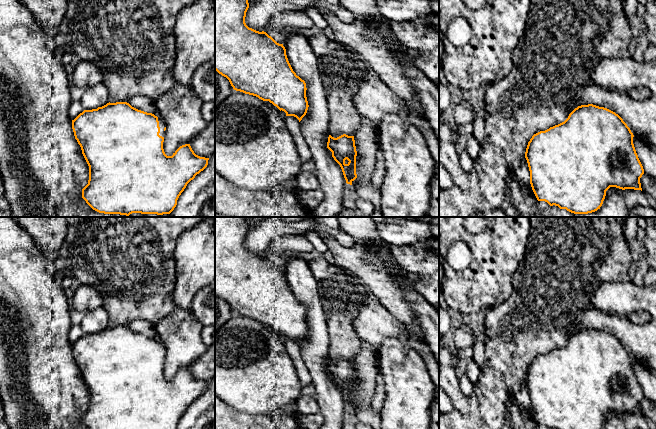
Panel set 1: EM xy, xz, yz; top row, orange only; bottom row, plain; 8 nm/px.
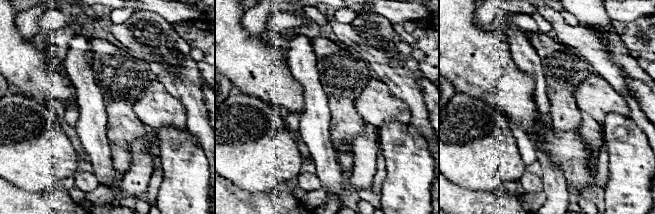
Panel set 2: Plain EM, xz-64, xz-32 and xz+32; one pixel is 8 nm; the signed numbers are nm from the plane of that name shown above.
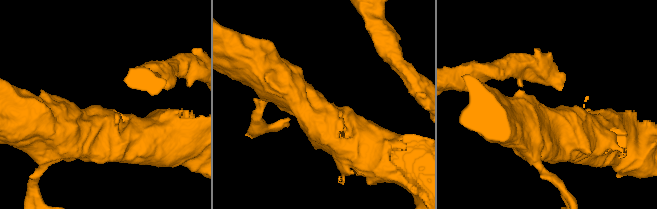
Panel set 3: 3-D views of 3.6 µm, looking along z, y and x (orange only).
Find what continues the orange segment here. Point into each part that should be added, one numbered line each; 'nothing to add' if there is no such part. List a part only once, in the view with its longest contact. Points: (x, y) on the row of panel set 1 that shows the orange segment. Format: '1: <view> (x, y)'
1: xy (162, 125)

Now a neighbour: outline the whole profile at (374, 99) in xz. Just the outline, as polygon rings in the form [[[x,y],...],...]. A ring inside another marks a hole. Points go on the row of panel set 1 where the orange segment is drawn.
[[[370,72],[359,85],[353,98],[353,104],[360,115],[380,124],[387,114],[400,117],[409,116],[406,101],[390,90],[375,73]]]

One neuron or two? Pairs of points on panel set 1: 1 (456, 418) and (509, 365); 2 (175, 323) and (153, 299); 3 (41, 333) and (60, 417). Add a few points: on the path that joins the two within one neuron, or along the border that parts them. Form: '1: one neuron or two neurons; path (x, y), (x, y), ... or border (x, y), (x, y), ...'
1: one neuron; path (472, 415), (496, 391), (500, 381)
2: two neurons; border (175, 307), (155, 324)
3: one neuron; path (41, 354), (41, 388), (44, 396)

